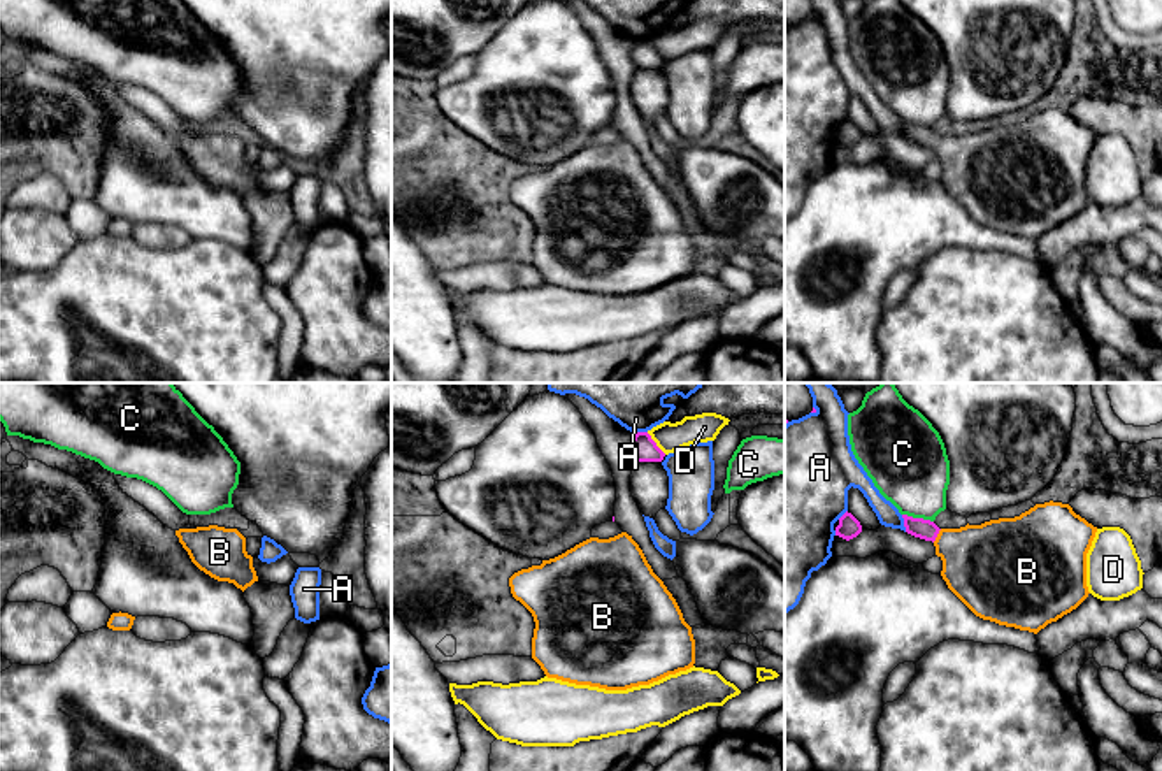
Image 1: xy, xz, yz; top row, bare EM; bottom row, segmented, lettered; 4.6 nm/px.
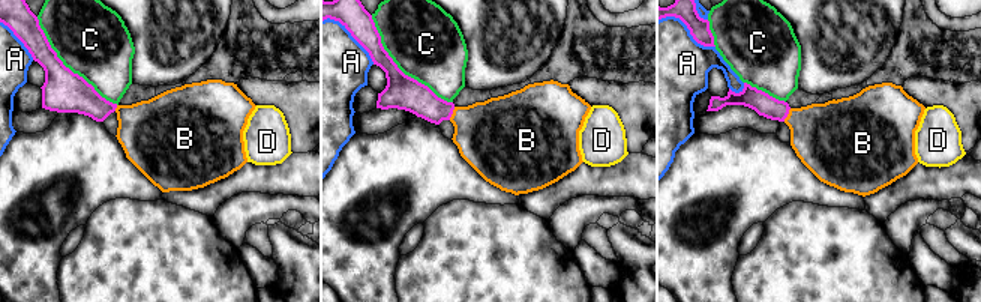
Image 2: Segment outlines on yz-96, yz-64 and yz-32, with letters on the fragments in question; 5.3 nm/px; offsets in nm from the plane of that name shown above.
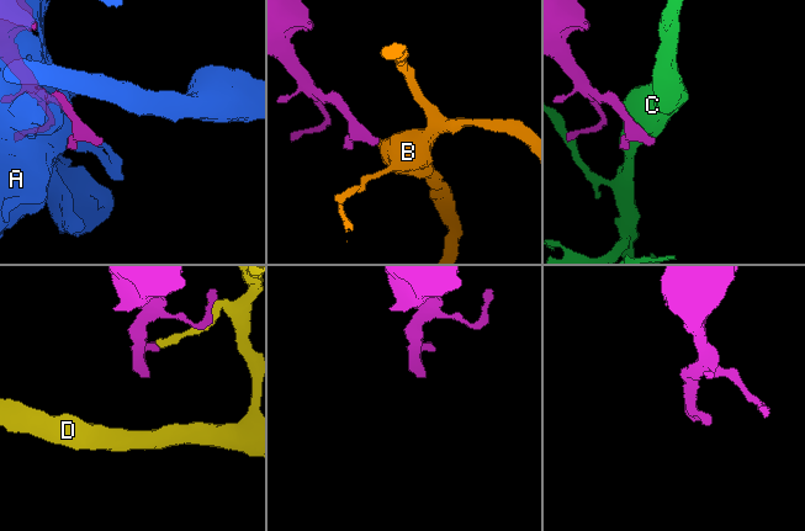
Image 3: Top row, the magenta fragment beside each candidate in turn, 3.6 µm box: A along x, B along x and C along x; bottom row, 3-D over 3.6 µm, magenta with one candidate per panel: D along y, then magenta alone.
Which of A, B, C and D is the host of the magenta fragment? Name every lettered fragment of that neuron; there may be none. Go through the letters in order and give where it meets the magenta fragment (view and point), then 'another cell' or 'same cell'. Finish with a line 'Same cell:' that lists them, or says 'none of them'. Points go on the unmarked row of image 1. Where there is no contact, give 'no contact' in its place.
A: yz (904, 130) | another cell
B: yz (936, 143) | same cell
C: yz (918, 125) | another cell
D: xz (655, 50) | another cell
Same cell: B

